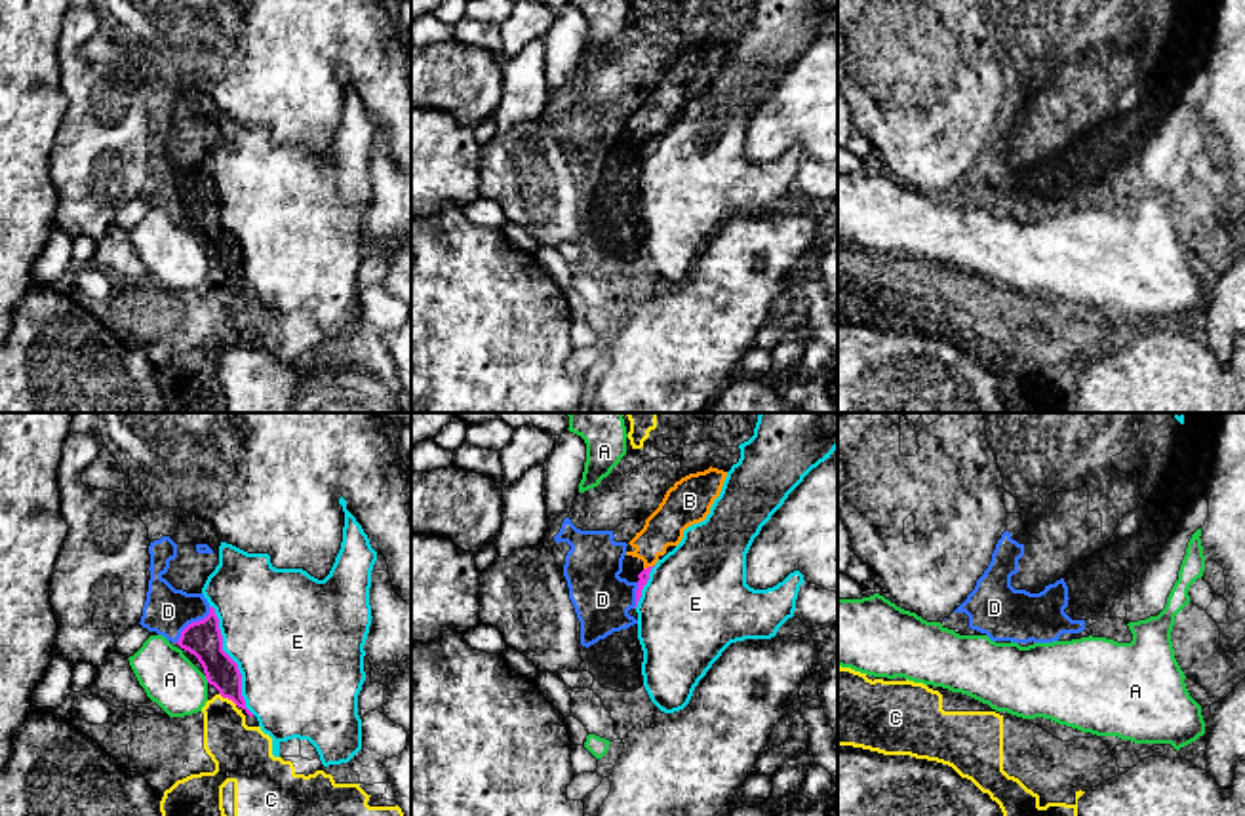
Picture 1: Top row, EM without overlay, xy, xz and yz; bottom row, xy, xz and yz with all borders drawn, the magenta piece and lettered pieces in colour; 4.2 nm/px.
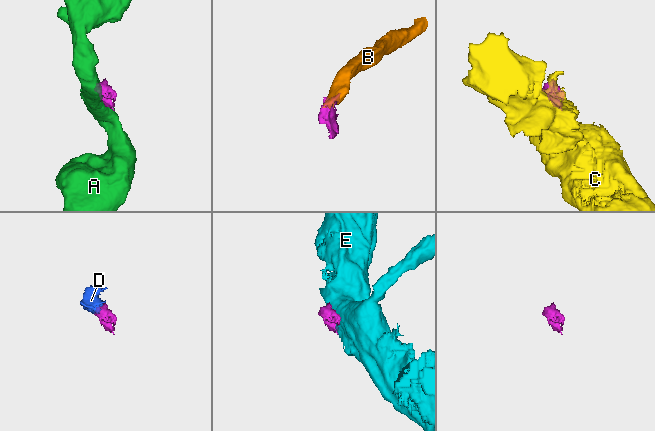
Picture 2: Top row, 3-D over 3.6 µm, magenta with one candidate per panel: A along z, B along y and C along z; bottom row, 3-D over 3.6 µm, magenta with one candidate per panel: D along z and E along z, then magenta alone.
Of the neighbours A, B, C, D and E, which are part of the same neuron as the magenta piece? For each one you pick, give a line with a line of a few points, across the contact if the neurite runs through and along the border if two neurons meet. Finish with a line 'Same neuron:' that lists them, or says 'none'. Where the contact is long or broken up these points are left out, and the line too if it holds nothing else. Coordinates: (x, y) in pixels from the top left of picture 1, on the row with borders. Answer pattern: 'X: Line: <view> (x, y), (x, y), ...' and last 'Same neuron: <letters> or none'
D: Line: xy (202, 638), (193, 622), (168, 611)
Same neuron: D

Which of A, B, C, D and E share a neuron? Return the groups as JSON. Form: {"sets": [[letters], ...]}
{"sets": [["A"], ["B"], ["C"], ["D"], ["E"]]}

